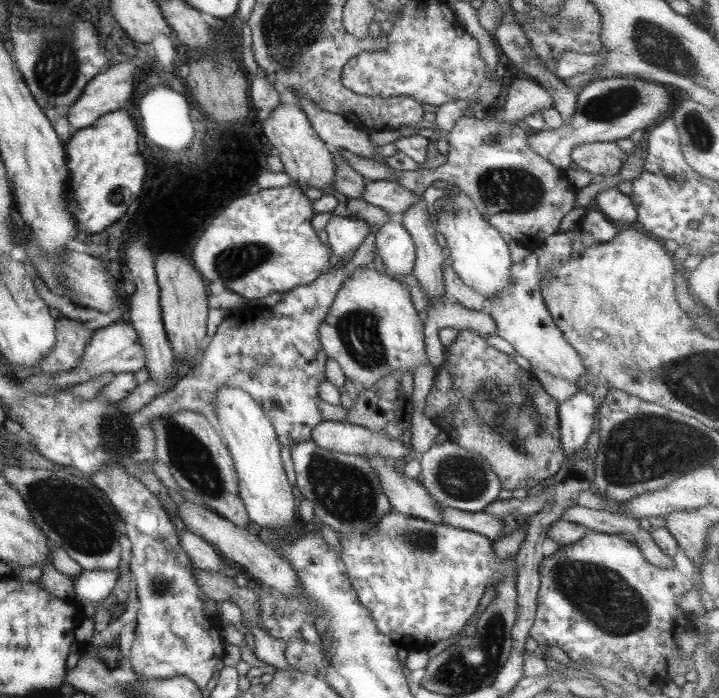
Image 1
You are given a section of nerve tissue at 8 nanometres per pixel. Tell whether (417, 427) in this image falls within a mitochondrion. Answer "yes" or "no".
no

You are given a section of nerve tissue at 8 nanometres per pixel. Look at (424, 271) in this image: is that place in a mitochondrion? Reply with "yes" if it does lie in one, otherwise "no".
no

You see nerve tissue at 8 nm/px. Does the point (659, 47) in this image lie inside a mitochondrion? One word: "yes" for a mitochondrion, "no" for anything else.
yes

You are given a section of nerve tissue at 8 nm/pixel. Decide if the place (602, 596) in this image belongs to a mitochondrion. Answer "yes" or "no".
yes

